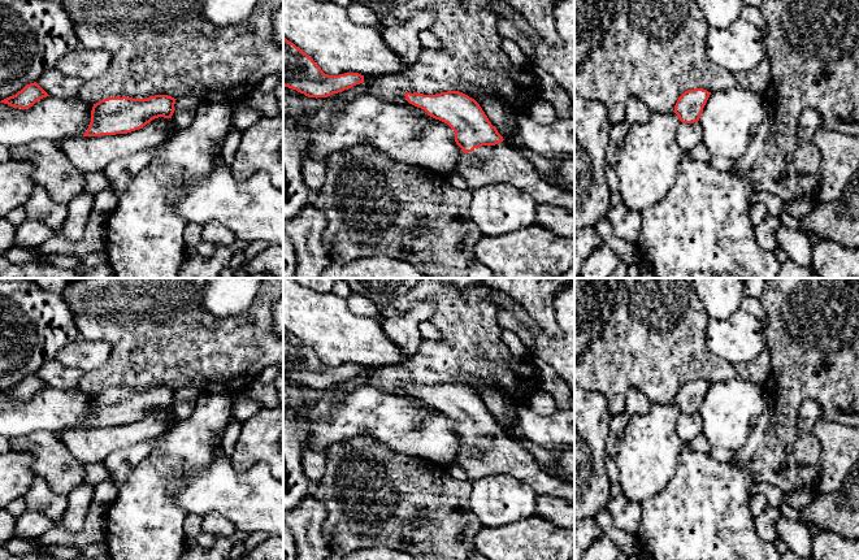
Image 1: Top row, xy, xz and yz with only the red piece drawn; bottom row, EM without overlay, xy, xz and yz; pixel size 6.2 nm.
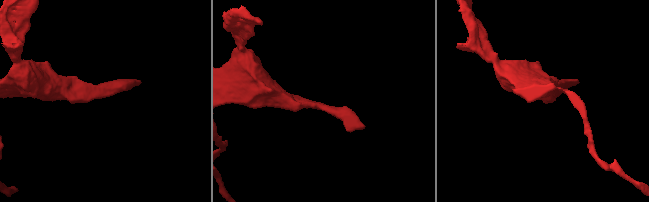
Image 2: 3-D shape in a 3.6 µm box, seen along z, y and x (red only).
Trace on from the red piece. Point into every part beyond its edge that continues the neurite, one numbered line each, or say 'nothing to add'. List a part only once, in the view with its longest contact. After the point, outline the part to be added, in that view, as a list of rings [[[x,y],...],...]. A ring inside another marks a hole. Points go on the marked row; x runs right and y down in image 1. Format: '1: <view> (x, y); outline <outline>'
1: xz (489, 164); outline [[[506,140],[464,153],[456,174],[467,181],[470,192],[491,183],[506,183],[530,195],[537,204],[552,204],[574,213],[574,195],[545,181]]]

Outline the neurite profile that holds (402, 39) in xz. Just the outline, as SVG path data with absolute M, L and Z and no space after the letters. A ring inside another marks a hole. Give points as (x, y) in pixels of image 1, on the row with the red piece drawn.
M429 10L415 13L402 21L398 26L383 27L381 30L386 45L402 58L404 69L409 69L421 49L418 32L430 29L434 14Z

